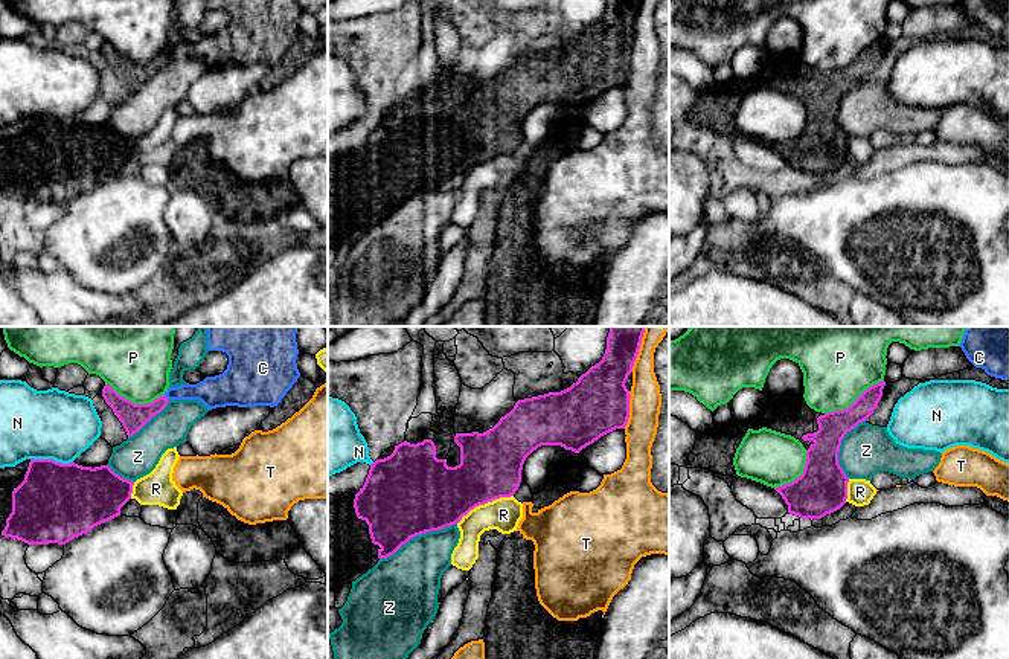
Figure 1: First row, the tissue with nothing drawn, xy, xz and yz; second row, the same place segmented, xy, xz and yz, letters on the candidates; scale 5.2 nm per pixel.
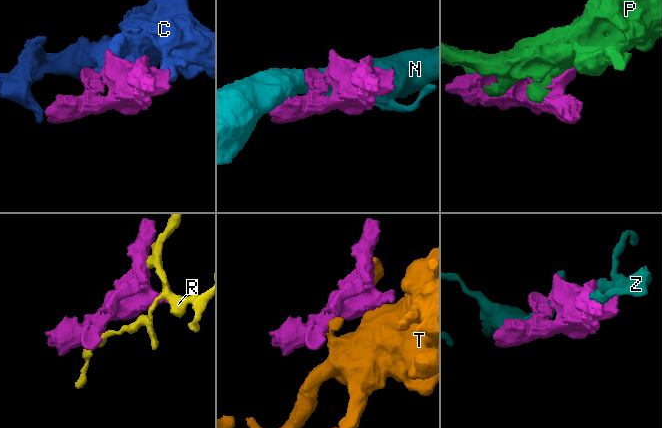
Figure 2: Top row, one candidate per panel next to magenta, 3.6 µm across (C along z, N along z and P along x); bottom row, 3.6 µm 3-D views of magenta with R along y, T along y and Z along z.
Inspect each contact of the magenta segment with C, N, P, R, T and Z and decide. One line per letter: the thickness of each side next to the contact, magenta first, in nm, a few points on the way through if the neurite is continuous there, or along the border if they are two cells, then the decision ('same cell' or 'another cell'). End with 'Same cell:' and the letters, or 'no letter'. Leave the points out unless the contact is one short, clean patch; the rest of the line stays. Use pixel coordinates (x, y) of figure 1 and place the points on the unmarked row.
C: 140/160 nm | another cell
N: 420/360 nm | along xy (31, 116), (52, 116), (61, 121), (72, 121) | another cell
P: 160/340 nm | another cell
R: 340/180 nm | another cell
T: 320/170 nm | another cell
Z: 460/320 nm | another cell
Same cell: no letter

